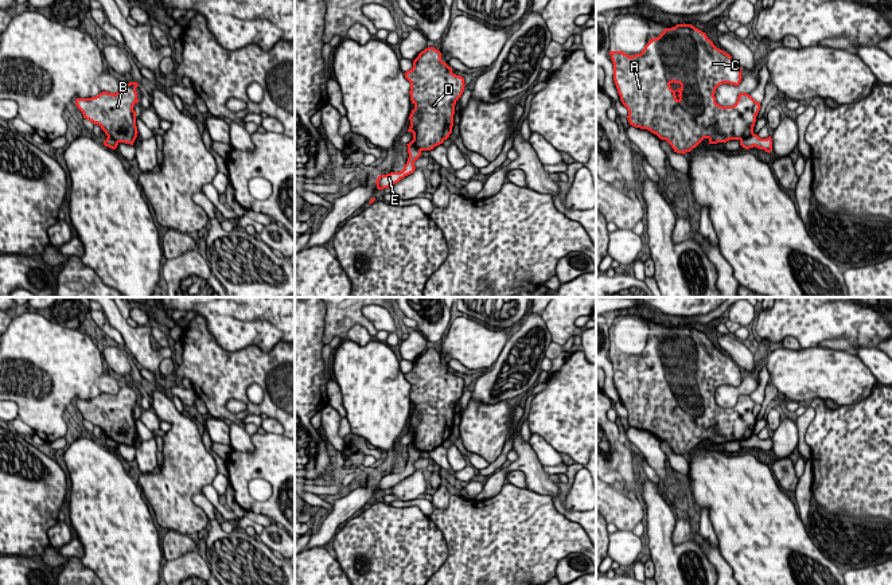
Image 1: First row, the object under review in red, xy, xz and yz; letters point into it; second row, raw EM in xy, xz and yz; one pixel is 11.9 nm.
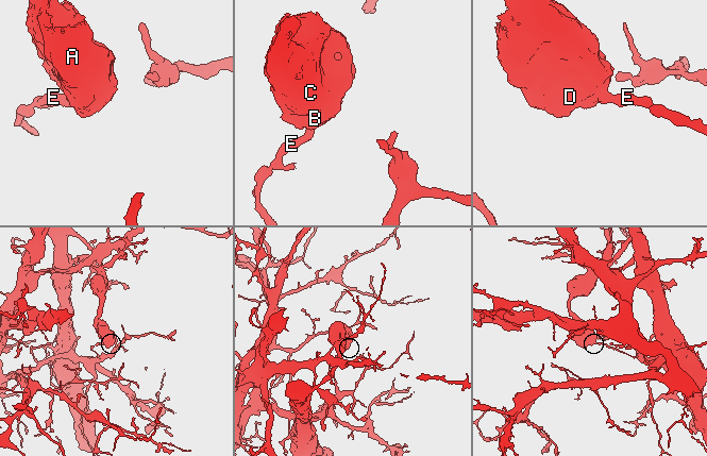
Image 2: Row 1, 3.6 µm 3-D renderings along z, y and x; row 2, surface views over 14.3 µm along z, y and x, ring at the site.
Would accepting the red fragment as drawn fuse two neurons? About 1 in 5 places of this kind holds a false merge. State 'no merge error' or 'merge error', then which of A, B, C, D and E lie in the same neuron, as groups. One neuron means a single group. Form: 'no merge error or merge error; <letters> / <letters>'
merge error; A B C D / E

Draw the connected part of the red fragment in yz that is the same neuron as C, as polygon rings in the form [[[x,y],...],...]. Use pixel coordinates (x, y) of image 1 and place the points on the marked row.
[[[677,24],[644,46],[640,54],[630,56],[623,51],[609,51],[614,81],[622,104],[628,110],[630,125],[647,129],[666,140],[674,152],[686,153],[704,139],[709,144],[743,140],[753,133],[760,102],[740,93],[732,106],[716,102],[716,89],[722,83],[739,86],[741,67],[729,54],[717,48],[705,32],[692,24]]]

